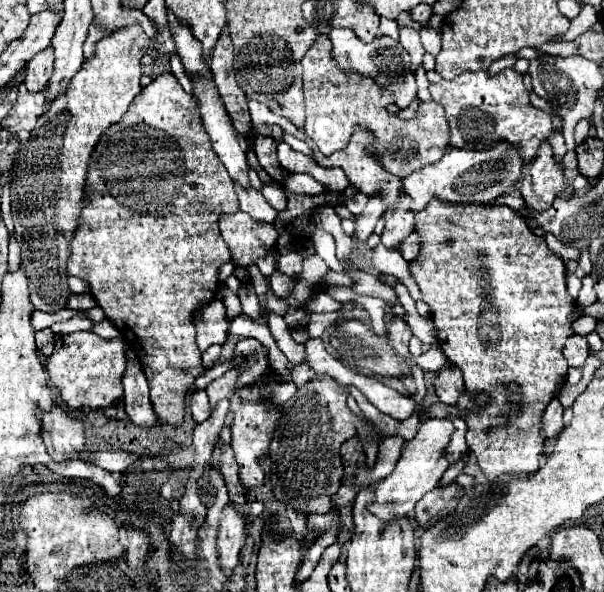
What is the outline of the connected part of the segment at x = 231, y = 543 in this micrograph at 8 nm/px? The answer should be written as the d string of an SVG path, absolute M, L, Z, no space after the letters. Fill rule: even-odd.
M232 502L224 506L222 514L224 520L220 522L218 530L218 554L222 570L226 576L230 576L240 562L240 550L244 546L244 516Z

